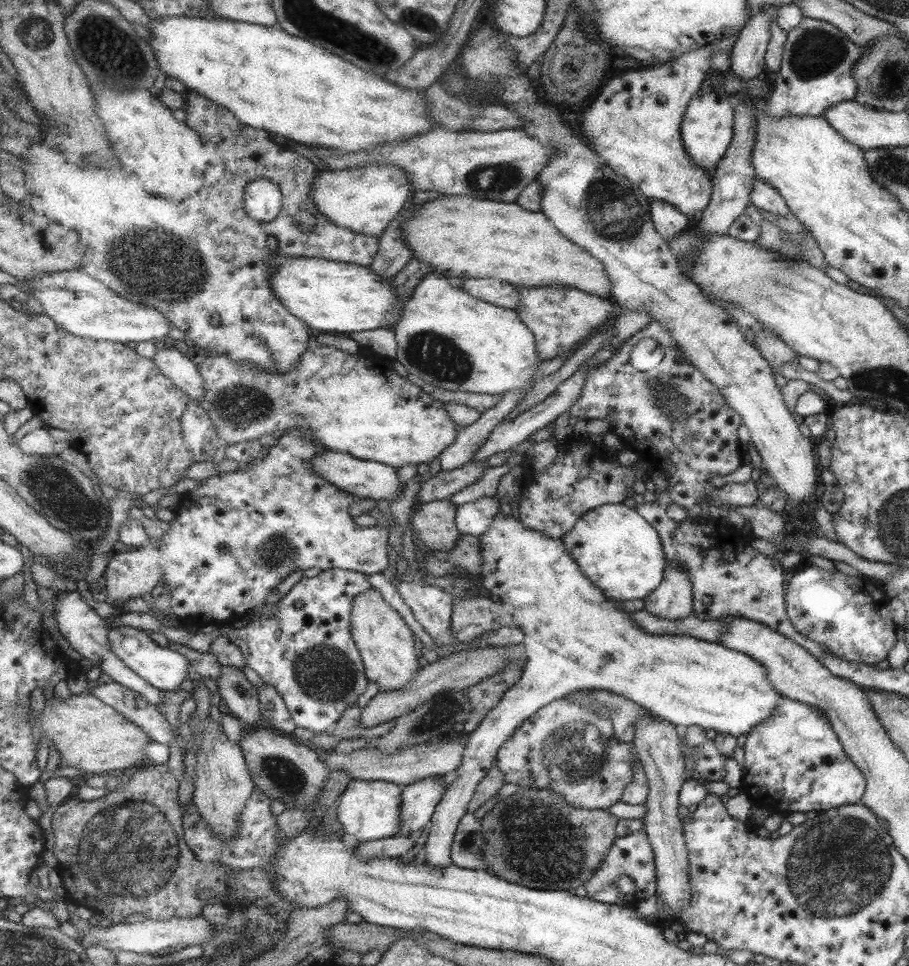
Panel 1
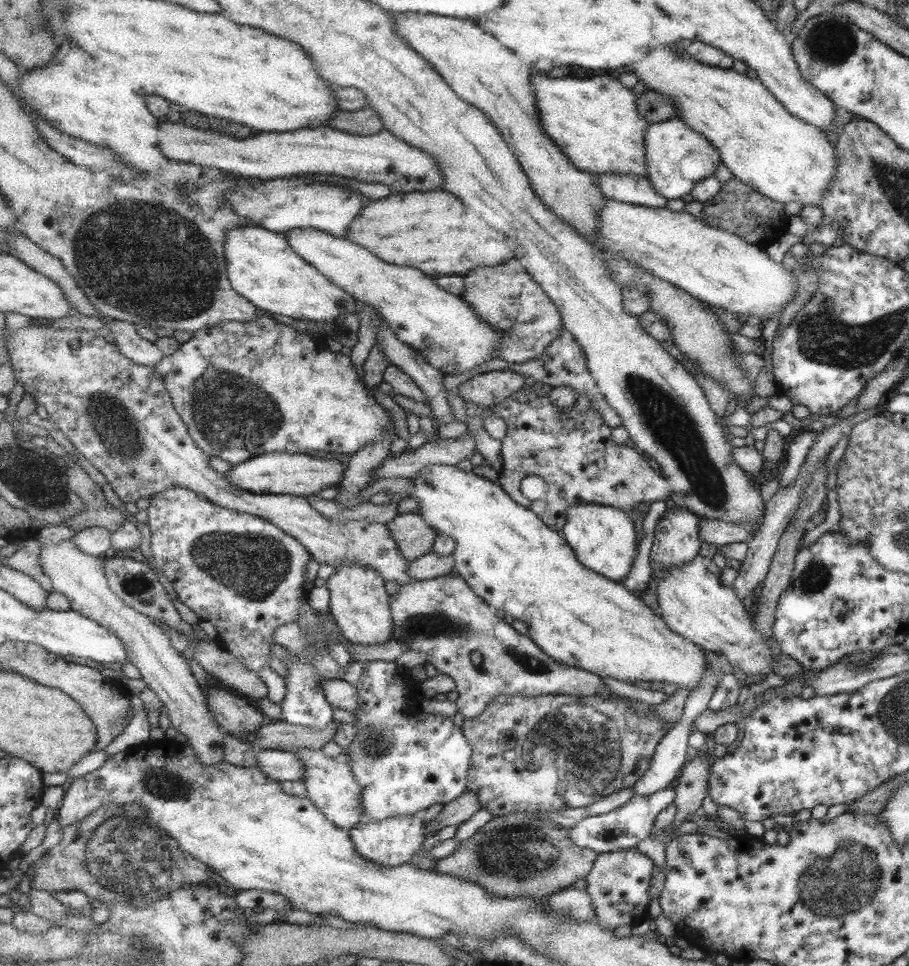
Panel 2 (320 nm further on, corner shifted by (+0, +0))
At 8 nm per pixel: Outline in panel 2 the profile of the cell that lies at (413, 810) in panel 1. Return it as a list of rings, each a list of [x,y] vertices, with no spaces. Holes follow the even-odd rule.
[[[420,815],[393,817],[383,822],[361,822],[350,831],[350,834],[361,857],[372,860],[373,863],[385,869],[411,862],[413,856],[418,855],[423,842],[428,837],[426,822]]]

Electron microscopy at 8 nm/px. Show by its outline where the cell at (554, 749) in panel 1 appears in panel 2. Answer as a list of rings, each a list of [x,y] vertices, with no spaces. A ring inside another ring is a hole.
[[[501,695],[489,703],[479,716],[465,718],[461,727],[464,729],[465,736],[468,737],[468,743],[474,750],[472,766],[468,770],[468,790],[477,794],[482,808],[491,813],[493,817],[505,817],[513,813],[537,814],[554,812],[557,809],[589,807],[604,796],[611,795],[623,788],[630,788],[633,783],[642,778],[651,762],[655,747],[660,739],[667,734],[669,726],[657,715],[638,715],[629,703],[607,698],[605,695],[589,695],[587,698],[569,695]]]

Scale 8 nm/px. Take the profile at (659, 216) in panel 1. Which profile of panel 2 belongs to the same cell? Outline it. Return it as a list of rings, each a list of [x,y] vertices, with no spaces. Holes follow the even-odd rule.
[[[601,173],[597,176],[599,189],[608,199],[644,207],[661,208],[667,200],[652,188],[646,176],[633,173]]]

